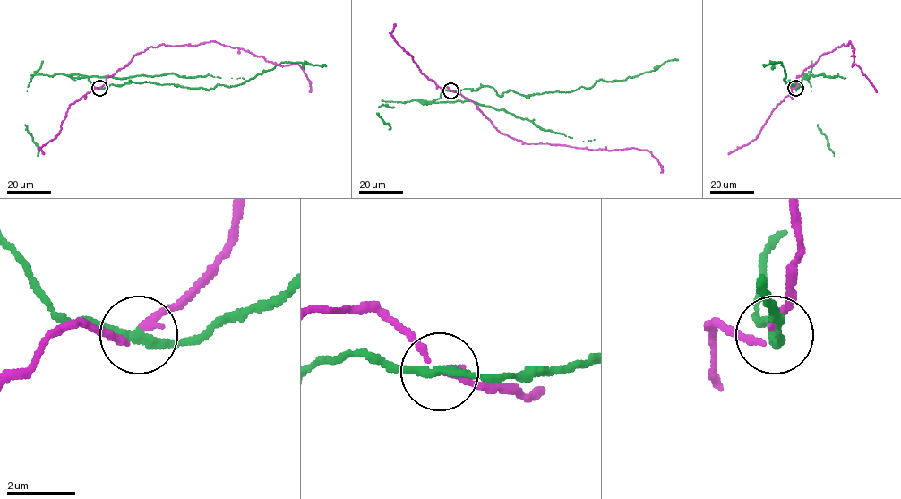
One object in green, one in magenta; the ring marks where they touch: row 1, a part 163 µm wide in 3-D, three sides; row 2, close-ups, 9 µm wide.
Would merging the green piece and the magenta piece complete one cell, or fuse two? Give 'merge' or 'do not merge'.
do not merge

